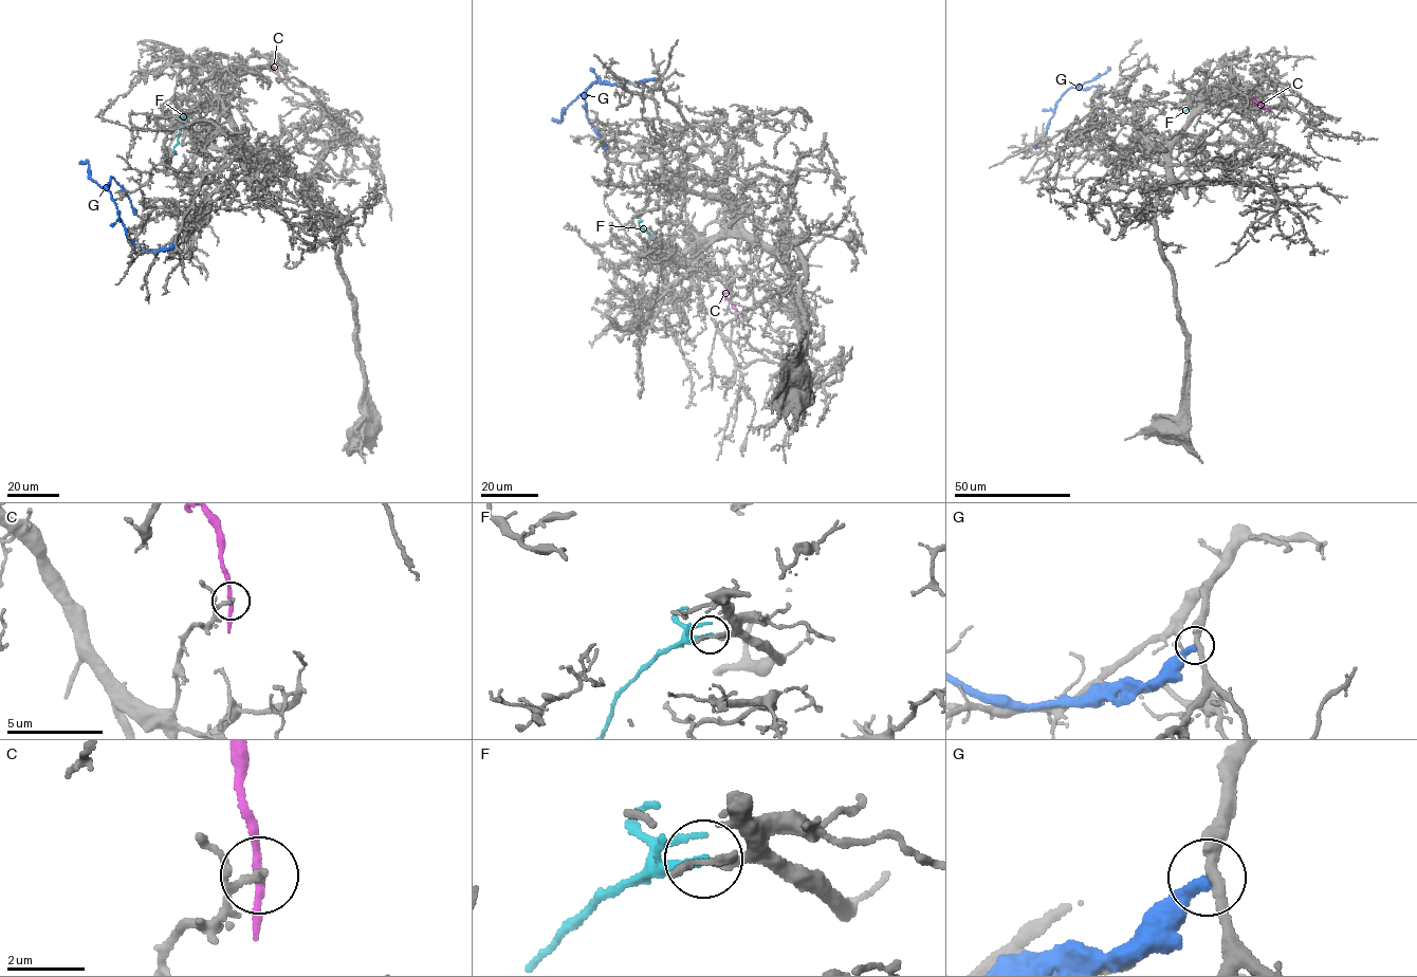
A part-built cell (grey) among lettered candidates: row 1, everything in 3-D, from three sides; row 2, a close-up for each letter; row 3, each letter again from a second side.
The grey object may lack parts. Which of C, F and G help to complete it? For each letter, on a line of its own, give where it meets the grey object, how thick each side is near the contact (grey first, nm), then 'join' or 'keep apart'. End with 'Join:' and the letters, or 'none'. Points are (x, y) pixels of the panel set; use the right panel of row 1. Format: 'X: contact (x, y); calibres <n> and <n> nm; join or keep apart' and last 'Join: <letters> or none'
C: contact (1267, 108); calibres 110 and 200 nm; keep apart
F: contact (1199, 96); calibres 150 and 200 nm; join
G: contact (1034, 144); calibres 320 and 280 nm; keep apart
Join: F

